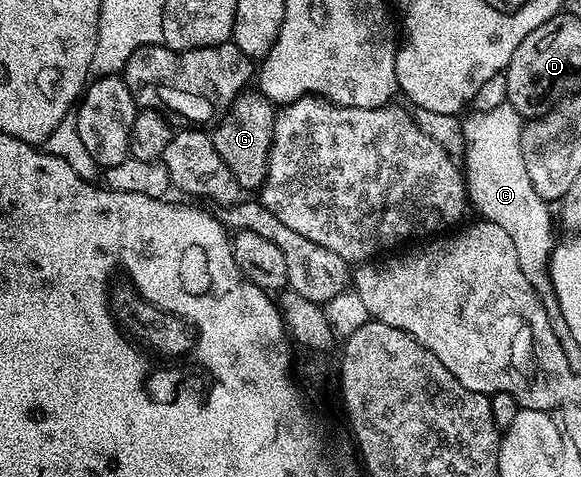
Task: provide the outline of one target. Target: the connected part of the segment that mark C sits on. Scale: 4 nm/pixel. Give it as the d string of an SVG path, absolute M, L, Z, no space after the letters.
M508 103L494 108L492 111L470 111L461 118L462 122L462 153L464 161L464 176L466 179L466 196L469 204L478 212L477 216L483 221L496 223L496 227L508 231L512 243L516 243L516 255L520 259L520 271L524 271L524 279L536 291L546 308L546 314L551 325L562 325L560 303L553 291L550 278L550 255L555 249L556 238L550 234L550 209L547 202L532 187L532 179L528 175L528 166L524 164L524 147L522 146L522 126L524 119Z

